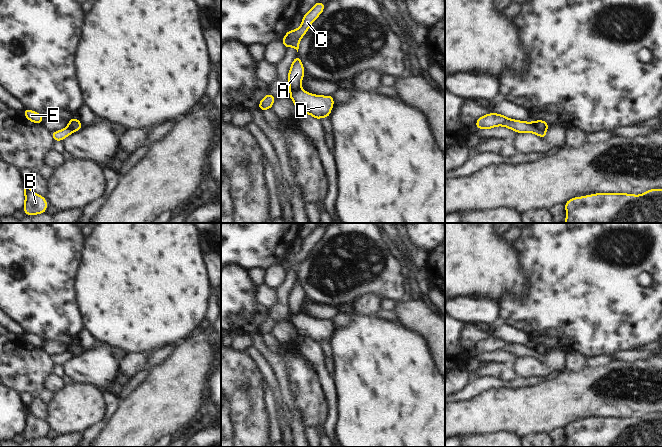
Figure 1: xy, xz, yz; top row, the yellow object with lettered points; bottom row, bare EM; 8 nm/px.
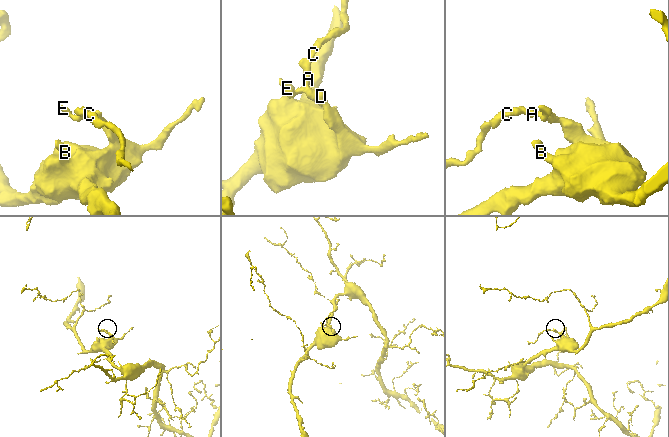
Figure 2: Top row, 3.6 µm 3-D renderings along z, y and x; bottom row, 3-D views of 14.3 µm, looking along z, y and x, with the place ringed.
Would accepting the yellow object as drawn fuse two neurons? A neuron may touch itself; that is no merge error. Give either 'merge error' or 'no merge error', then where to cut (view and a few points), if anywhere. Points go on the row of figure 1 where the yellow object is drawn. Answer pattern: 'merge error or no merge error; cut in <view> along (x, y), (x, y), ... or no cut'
merge error; cut in xz along (300, 87), (290, 97)

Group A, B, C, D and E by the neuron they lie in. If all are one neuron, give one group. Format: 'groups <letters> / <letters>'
groups A C E / B D

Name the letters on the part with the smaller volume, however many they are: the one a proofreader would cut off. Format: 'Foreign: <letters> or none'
Foreign: A, C, E

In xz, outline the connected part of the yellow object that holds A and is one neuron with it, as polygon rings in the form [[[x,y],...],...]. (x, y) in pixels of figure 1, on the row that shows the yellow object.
[[[297,55],[297,57],[294,58],[288,73],[288,83],[290,89],[289,98],[291,98],[291,94],[294,91],[301,88],[301,82],[304,75],[304,67],[302,65],[299,55]]]

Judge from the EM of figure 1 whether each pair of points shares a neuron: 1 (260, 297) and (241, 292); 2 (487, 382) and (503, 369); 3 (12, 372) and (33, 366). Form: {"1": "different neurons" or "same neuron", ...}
{"1": "different neurons", "2": "different neurons", "3": "same neuron"}

